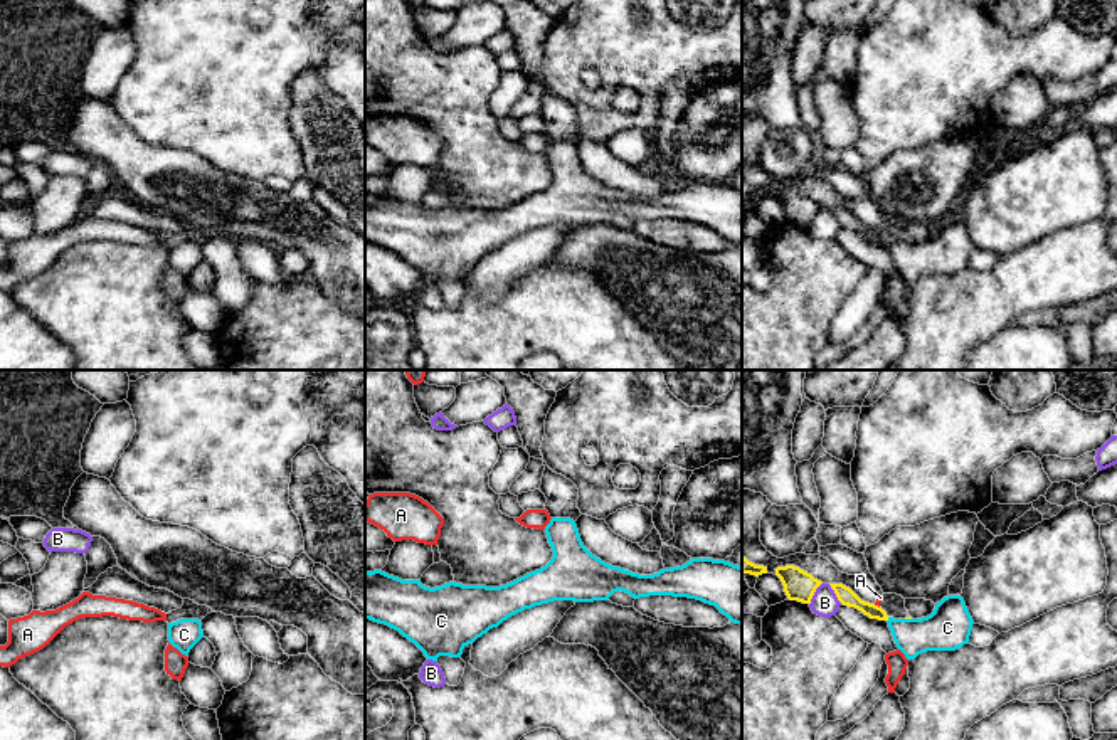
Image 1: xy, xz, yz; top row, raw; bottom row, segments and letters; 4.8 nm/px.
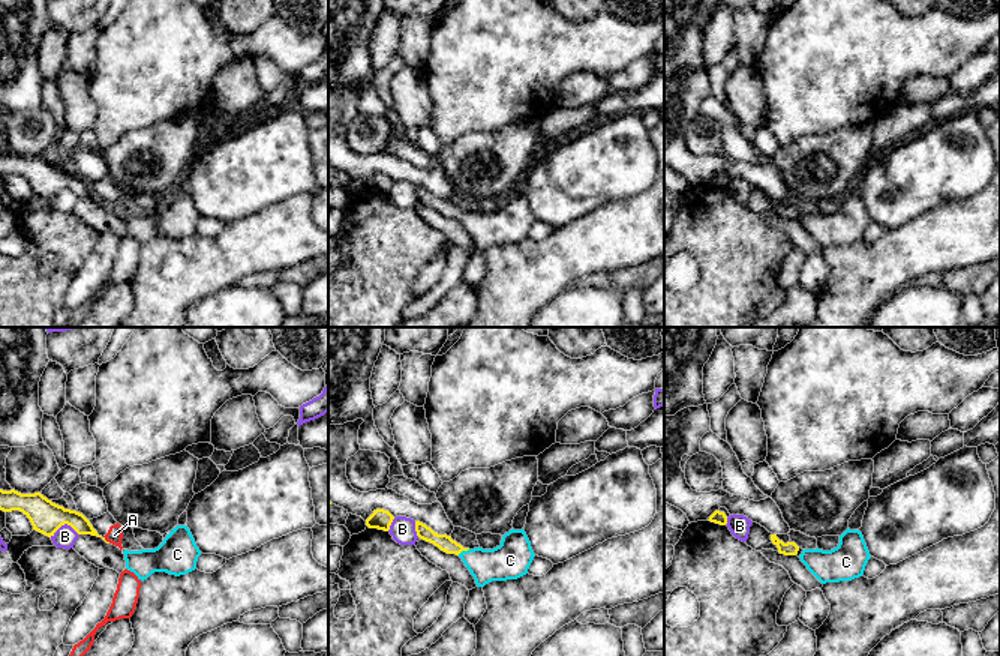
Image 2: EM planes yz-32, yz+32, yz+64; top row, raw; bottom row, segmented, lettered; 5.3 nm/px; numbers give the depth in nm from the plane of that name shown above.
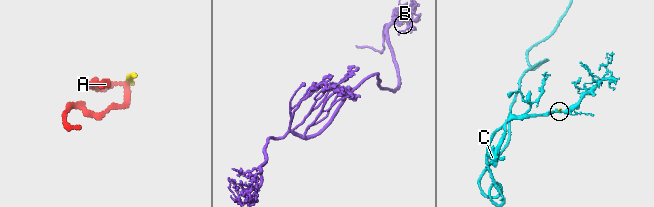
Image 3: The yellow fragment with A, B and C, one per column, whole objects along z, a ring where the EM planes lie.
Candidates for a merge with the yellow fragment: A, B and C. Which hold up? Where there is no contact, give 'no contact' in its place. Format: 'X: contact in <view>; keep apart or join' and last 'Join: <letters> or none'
A: contact in yz; keep apart
B: contact in yz; keep apart
C: contact in yz; join
Join: C

